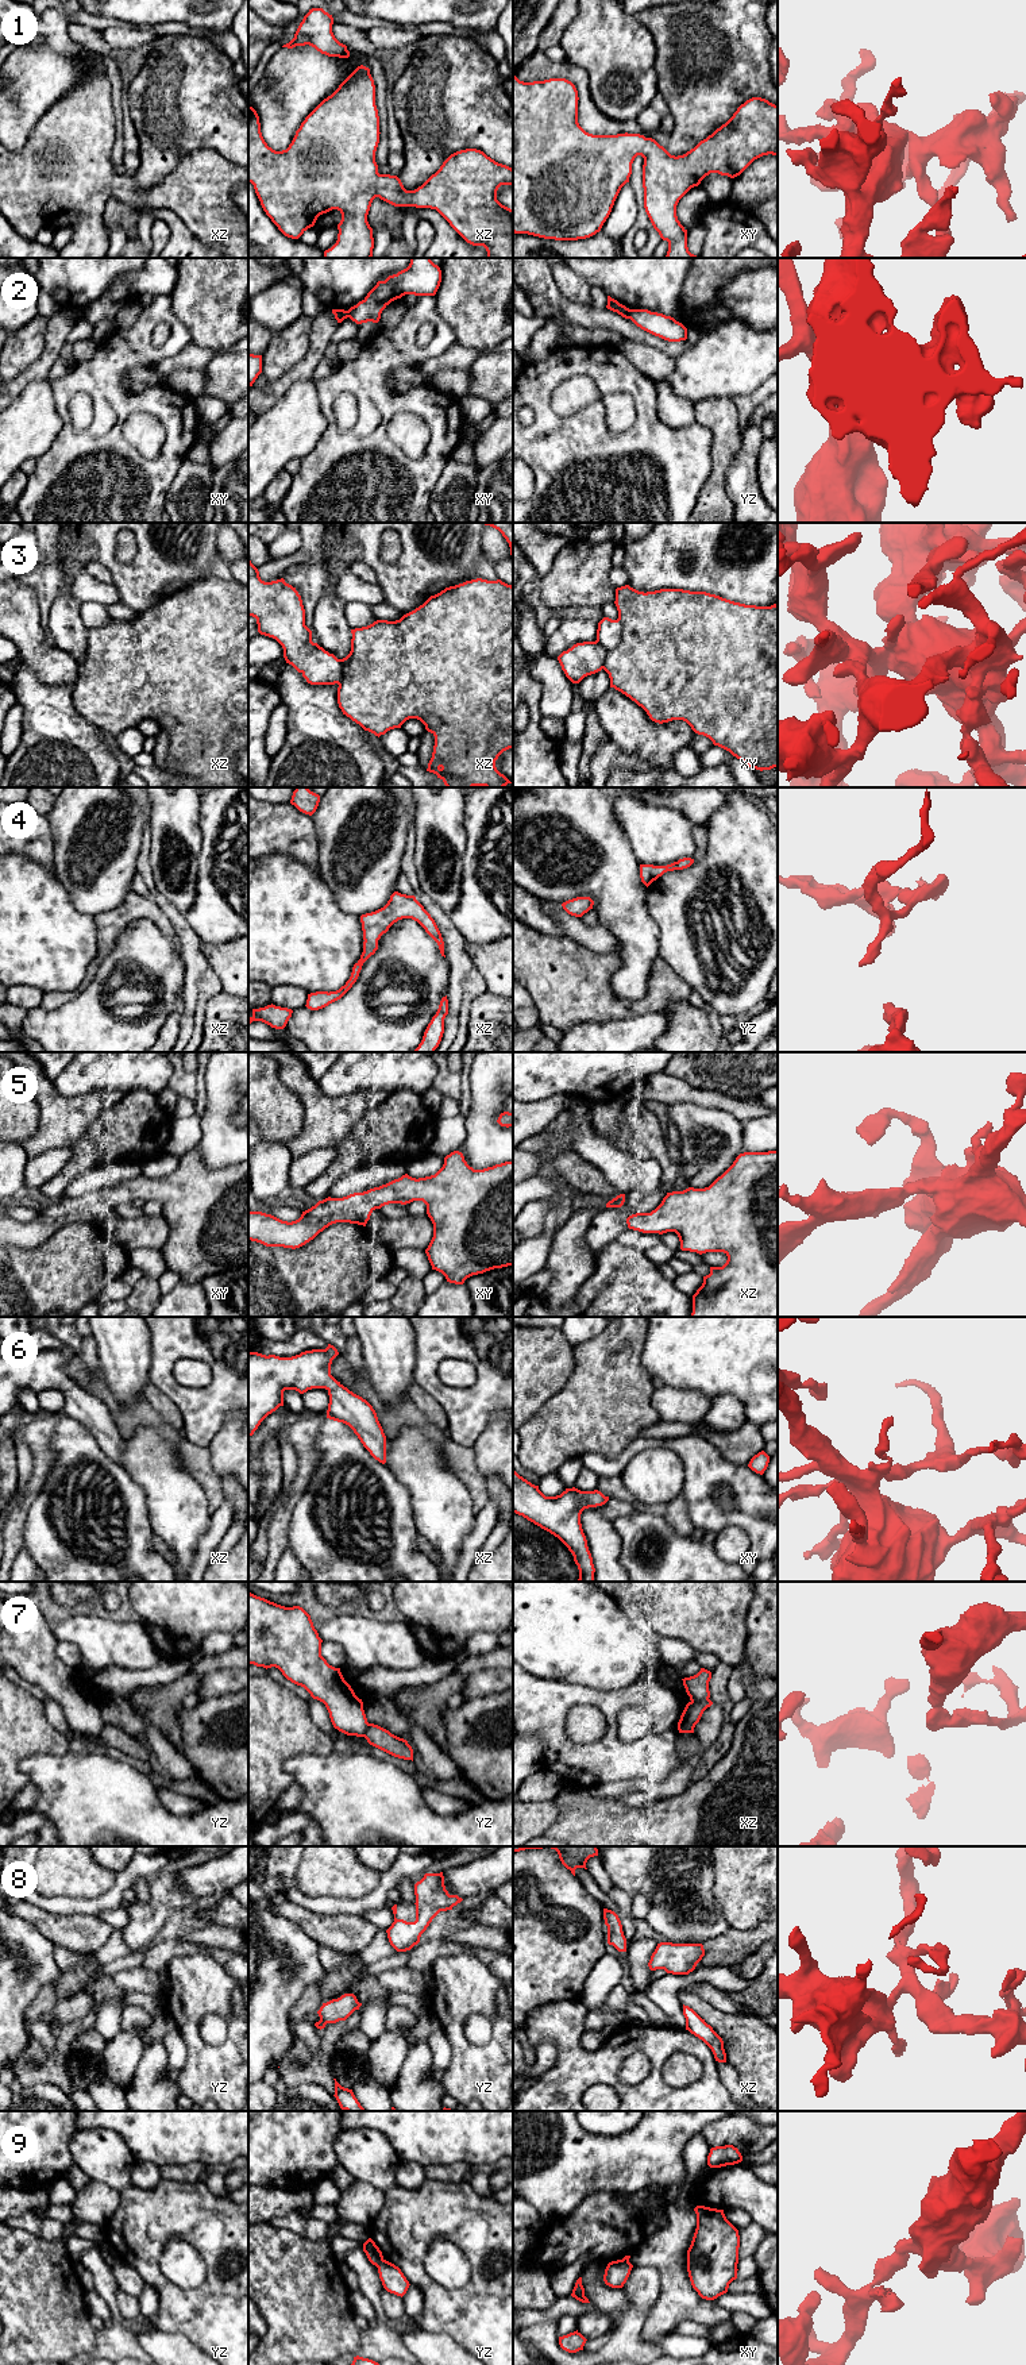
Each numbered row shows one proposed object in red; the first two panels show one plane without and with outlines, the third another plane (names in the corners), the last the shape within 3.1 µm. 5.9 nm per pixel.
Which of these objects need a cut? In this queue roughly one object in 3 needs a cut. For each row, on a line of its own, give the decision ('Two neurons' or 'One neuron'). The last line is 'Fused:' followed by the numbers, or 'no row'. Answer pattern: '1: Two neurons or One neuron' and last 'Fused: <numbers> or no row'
1: One neuron
2: Two neurons
3: One neuron
4: One neuron
5: One neuron
6: One neuron
7: Two neurons
8: One neuron
9: Two neurons
Fused: 2, 7, 9

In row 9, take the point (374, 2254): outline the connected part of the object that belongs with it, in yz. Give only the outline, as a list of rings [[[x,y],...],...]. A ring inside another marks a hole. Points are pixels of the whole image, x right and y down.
[[[371,2238],[363,2243],[363,2252],[366,2253],[369,2261],[375,2266],[383,2261],[382,2252]]]

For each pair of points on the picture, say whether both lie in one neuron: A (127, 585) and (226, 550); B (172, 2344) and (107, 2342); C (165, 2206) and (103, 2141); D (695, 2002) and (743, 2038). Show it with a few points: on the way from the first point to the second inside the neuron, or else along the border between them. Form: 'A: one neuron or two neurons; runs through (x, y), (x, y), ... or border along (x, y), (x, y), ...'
A: two neurons; border along (215, 536), (220, 554)
B: two neurons; border along (134, 2334), (145, 2350)
C: two neurons; border along (131, 2184), (120, 2192)
D: one neuron; runs through (708, 2013), (731, 2030)

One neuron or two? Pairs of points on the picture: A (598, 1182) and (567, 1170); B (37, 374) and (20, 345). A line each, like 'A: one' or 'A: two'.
A: one
B: two

